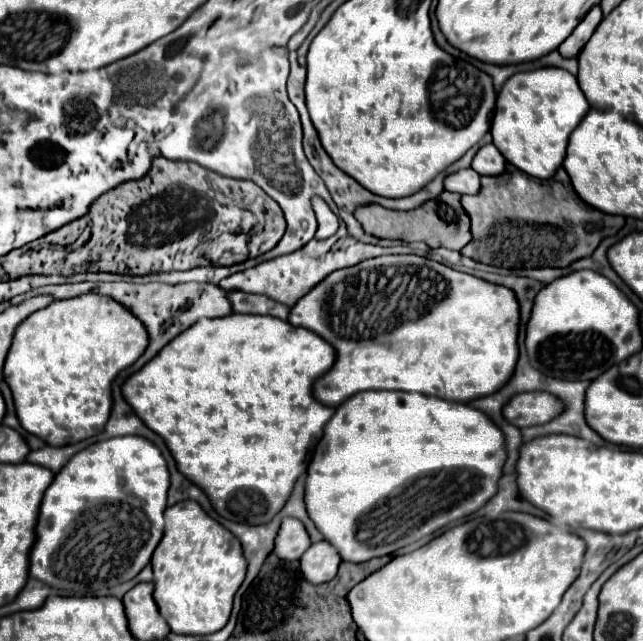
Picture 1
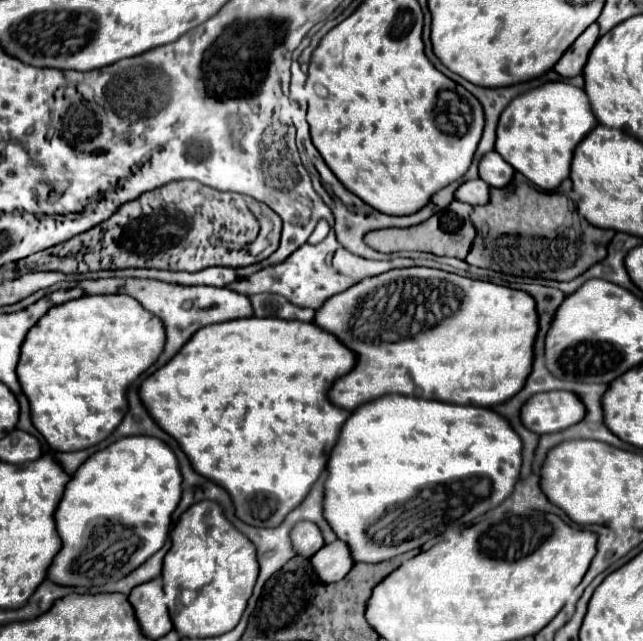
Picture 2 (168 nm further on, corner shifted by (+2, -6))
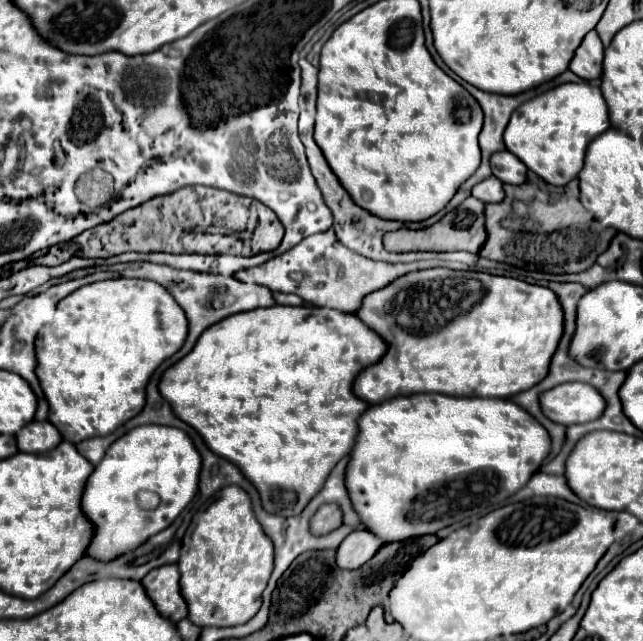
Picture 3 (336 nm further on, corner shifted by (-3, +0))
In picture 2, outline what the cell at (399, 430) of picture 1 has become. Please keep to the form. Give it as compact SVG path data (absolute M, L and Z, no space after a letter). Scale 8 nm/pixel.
M381 396L375 398L373 402L365 402L365 406L359 406L357 410L351 412L351 416L345 420L339 440L333 446L329 454L329 464L327 464L327 480L323 484L323 518L331 526L331 530L337 534L339 540L345 540L353 554L353 562L383 562L393 556L399 556L403 552L421 548L425 542L433 540L435 536L443 534L445 530L461 530L467 524L471 524L475 518L483 516L487 510L499 506L511 492L513 486L519 478L519 468L521 468L521 438L517 432L509 426L509 422L499 416L497 412L489 408L479 408L479 406L459 406L459 404L447 404L439 400L425 400L425 398L413 398L413 396Z

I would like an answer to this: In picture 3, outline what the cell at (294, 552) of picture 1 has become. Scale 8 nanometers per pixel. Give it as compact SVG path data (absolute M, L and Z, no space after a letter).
M322 504L310 520L310 530L314 530L316 536L328 534L338 526L342 526L342 510L338 504Z

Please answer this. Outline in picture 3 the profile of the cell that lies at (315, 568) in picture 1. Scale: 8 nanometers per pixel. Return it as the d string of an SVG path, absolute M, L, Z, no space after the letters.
M356 530L344 538L344 542L338 548L336 562L340 568L352 570L366 564L382 546L382 540L374 536L370 530Z

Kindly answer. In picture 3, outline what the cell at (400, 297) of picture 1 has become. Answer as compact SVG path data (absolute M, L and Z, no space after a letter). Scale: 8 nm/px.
M448 268L420 270L394 280L386 288L368 294L358 316L388 342L386 356L378 364L362 370L354 382L354 394L366 398L370 404L422 392L510 398L546 378L558 340L564 334L562 304L550 288L508 276L456 272Z

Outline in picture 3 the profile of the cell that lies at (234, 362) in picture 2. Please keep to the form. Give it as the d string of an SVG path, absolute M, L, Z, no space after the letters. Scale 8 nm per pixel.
M276 304L270 308L256 308L250 312L232 314L220 320L218 324L210 326L206 332L202 332L192 352L186 354L180 362L176 362L172 368L164 372L160 380L160 394L172 404L172 410L176 412L178 418L182 418L186 424L190 424L202 434L202 438L206 440L212 452L228 458L244 472L244 476L258 488L262 506L266 512L298 516L306 508L306 504L312 500L312 496L322 490L328 474L338 464L338 460L352 452L352 446L358 436L358 418L370 408L370 404L354 396L352 384L354 384L354 378L364 368L368 368L370 364L376 364L384 354L386 354L386 342L372 328L366 328L366 324L362 324L362 320L358 320L356 314L338 312L334 308L330 310L330 308L316 308L316 306L278 306Z

